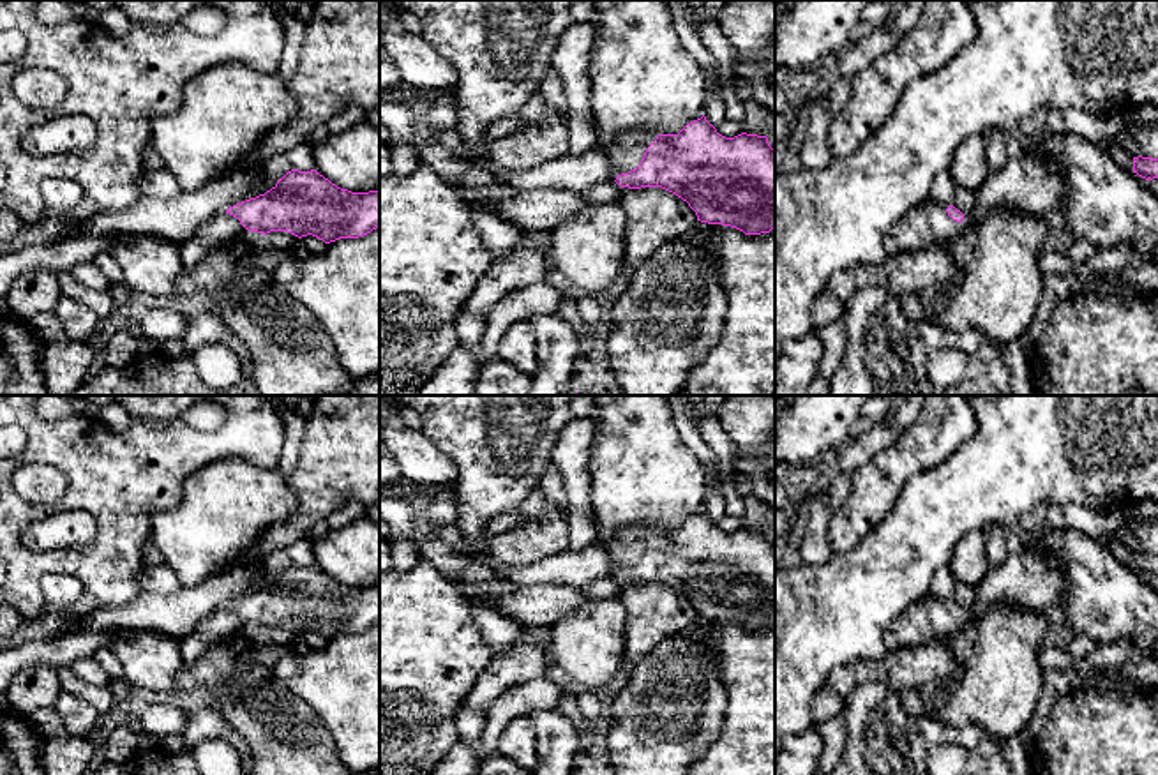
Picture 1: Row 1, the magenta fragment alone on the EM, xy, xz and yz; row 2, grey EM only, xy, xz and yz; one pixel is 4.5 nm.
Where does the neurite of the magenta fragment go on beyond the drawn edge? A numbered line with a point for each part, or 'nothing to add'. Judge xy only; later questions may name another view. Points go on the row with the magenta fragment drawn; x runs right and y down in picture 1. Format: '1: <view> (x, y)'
1: xy (219, 230)

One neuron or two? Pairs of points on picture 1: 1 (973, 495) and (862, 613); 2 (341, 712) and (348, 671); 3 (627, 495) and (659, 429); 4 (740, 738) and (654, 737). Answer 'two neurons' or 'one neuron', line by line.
1: one neuron
2: one neuron
3: one neuron
4: two neurons

